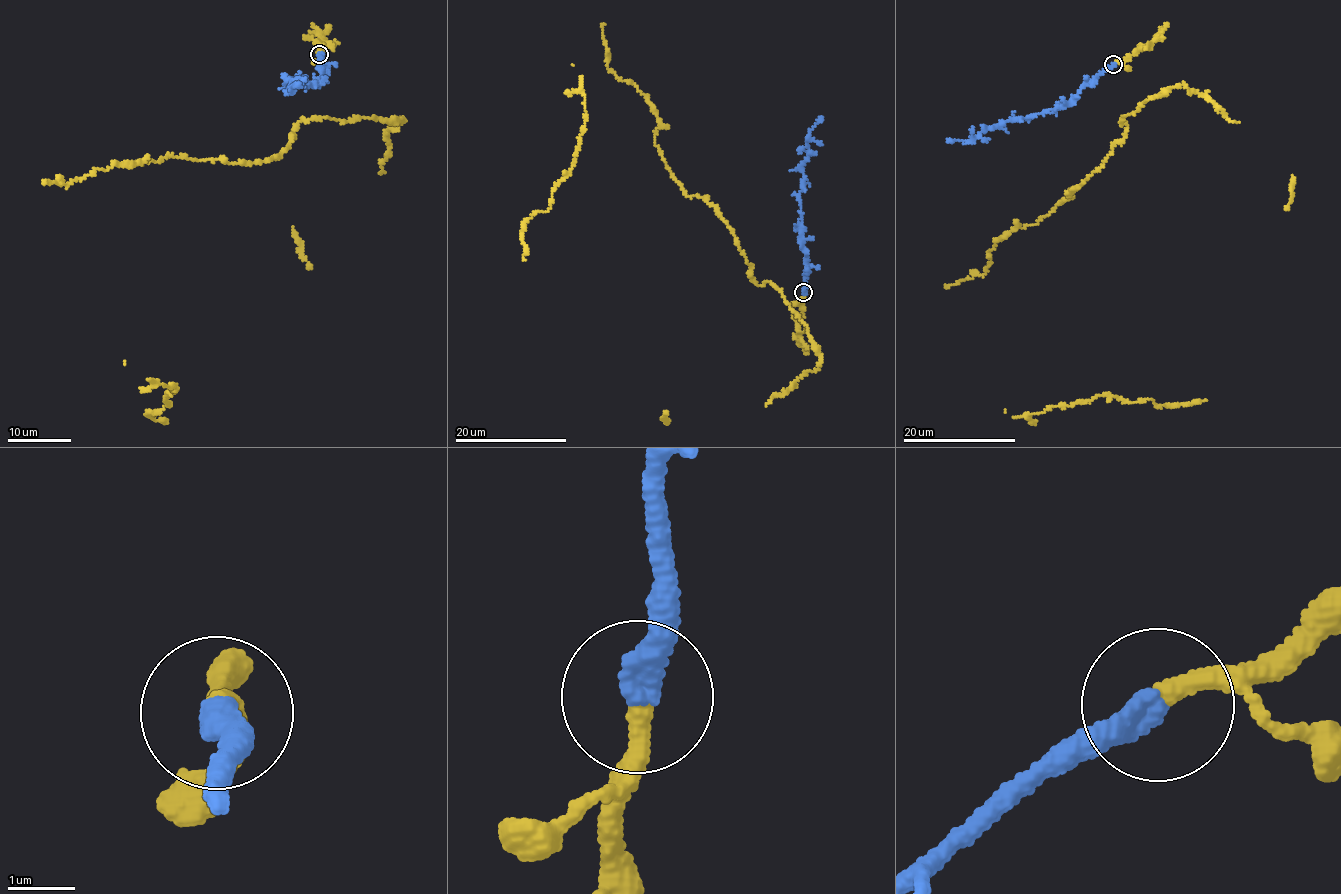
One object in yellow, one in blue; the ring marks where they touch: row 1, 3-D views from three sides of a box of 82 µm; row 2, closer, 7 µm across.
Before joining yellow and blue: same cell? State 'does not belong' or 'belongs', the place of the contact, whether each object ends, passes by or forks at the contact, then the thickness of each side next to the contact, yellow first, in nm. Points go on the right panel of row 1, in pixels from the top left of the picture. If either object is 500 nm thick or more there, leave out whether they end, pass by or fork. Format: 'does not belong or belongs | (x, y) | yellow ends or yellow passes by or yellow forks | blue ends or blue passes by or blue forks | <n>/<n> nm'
belongs | (1113, 64) | yellow ends | blue ends | 300/400 nm

